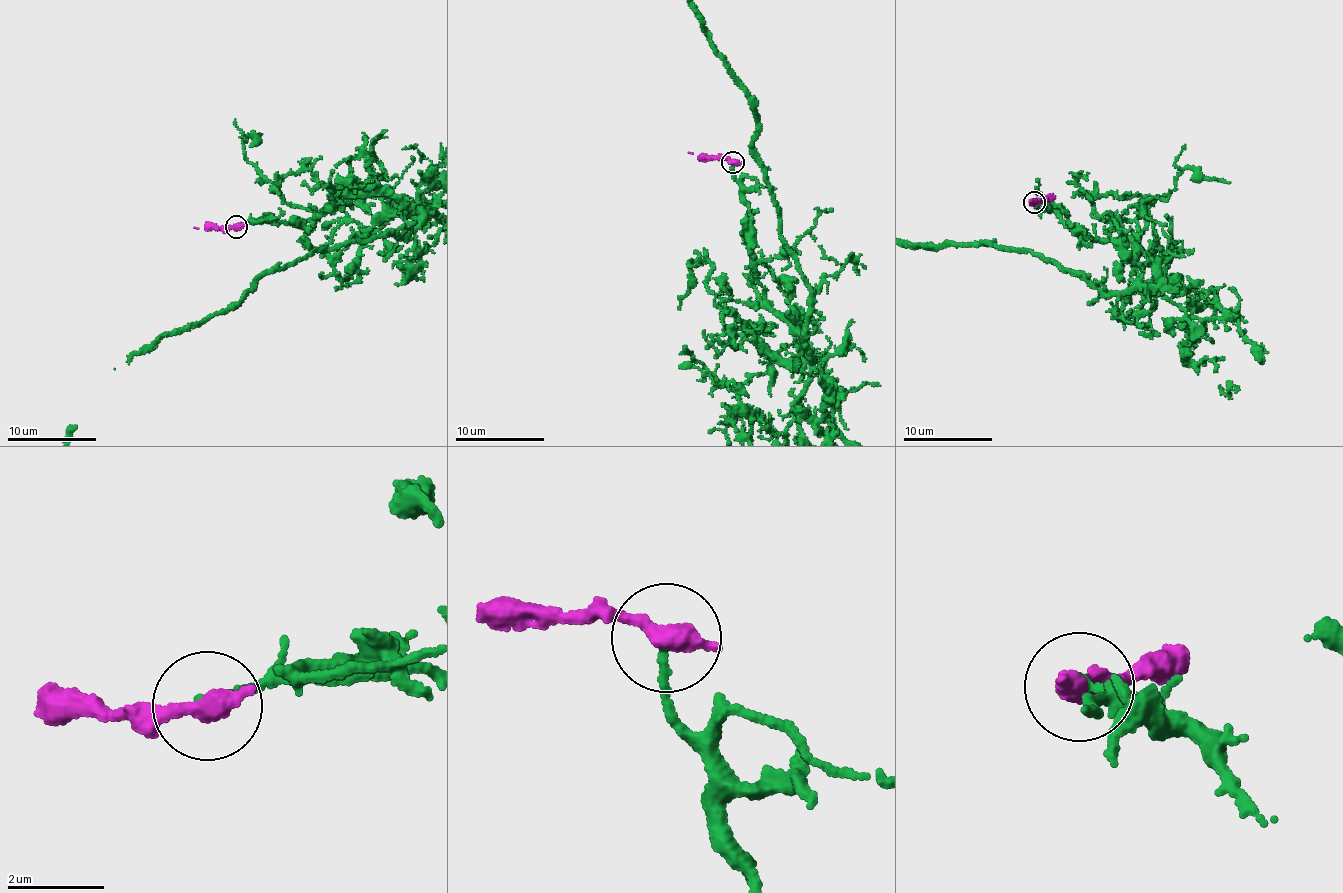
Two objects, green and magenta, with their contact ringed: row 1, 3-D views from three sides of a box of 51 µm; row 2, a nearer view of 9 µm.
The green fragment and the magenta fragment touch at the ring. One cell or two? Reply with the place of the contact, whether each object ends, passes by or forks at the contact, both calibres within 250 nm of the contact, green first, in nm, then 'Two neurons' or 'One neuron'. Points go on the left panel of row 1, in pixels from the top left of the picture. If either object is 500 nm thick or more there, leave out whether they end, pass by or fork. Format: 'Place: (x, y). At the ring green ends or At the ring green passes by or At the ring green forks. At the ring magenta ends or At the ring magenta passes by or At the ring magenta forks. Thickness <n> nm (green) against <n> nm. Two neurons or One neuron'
Place: (236, 227). At the ring green ends. At the ring magenta ends. Thickness 170 nm (green) against 480 nm. Two neurons

